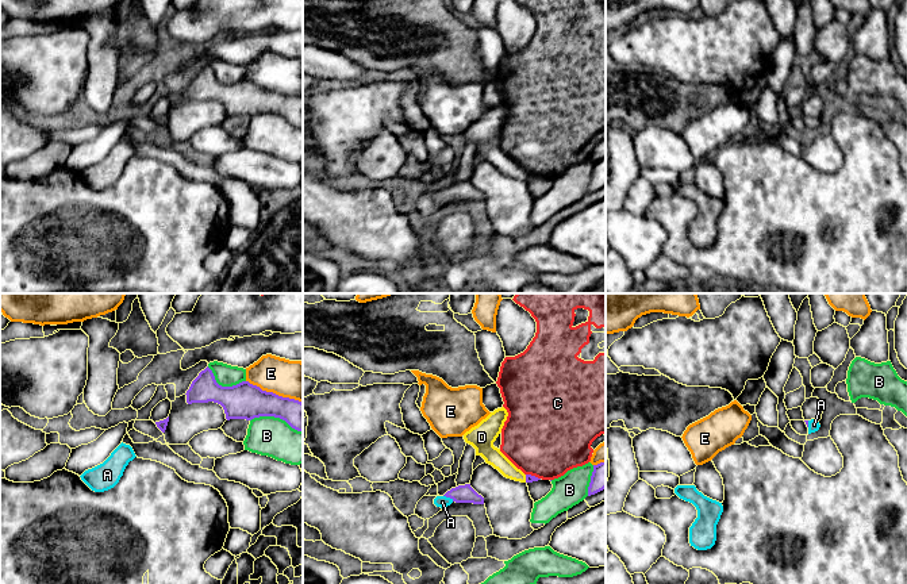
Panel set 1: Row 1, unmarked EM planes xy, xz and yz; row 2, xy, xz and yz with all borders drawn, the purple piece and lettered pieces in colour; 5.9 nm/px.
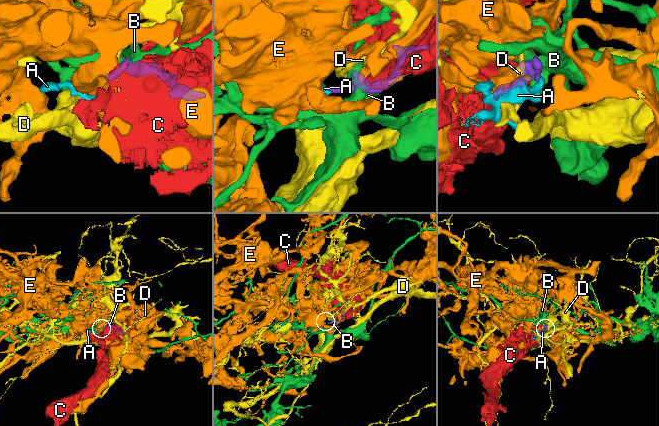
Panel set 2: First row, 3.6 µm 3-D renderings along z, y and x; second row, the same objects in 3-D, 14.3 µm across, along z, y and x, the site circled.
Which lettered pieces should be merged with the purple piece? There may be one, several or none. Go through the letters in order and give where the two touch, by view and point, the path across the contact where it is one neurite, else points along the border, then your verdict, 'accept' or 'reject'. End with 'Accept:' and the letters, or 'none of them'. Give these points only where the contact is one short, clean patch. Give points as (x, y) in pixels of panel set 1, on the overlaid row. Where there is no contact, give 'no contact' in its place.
A: contact xz (449, 496); way xz (462, 494), (449, 496), (442, 502); accept
B: contact xy (276, 417); reject
C: contact xz (533, 476); reject
D: contact xz (526, 479); border xz (525, 475), (526, 481); reject
E: contact xy (272, 392); reject
Accept: A

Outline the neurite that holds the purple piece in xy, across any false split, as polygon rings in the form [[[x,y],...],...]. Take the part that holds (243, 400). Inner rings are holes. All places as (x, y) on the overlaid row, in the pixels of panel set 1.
[[[208,366],[192,381],[185,395],[188,404],[208,402],[220,404],[227,420],[274,416],[285,420],[292,429],[303,431],[301,402],[262,391],[249,381],[222,387]]]

